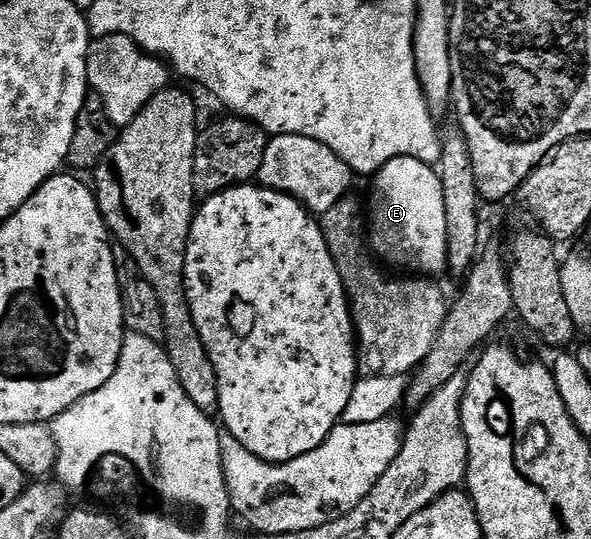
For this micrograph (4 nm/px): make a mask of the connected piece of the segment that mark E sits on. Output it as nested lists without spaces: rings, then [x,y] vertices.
[[[394,157],[373,174],[372,181],[369,245],[374,256],[404,265],[404,270],[415,275],[446,274],[445,204],[440,174],[421,159]]]

